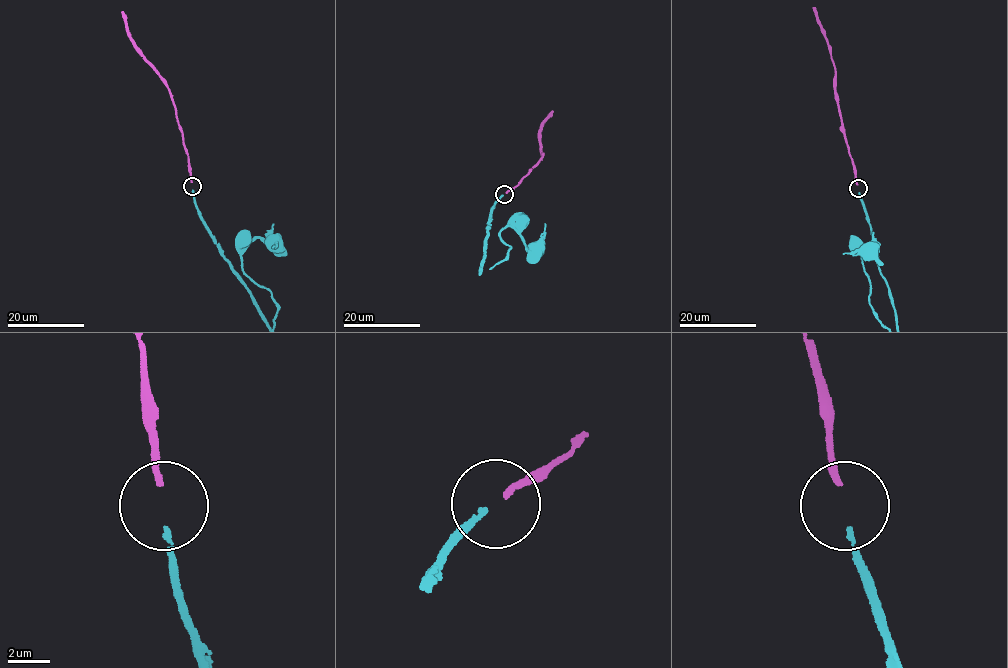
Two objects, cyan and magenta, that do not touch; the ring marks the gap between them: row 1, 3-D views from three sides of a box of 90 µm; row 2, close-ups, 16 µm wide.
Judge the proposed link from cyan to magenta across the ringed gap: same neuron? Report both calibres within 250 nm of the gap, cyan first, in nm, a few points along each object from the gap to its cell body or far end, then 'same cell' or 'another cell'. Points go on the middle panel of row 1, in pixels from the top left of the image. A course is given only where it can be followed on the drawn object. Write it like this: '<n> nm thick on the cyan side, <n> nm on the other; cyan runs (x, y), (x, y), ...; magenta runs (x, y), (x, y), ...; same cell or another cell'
260 nm thick on the cyan side, 300 nm on the other; cyan runs (502, 194), (490, 209), (480, 275), (506, 259), (511, 249), (500, 233), (507, 226), (526, 247), (535, 247); magenta runs (506, 193), (517, 186), (544, 156), (540, 132), (552, 111); same cell

